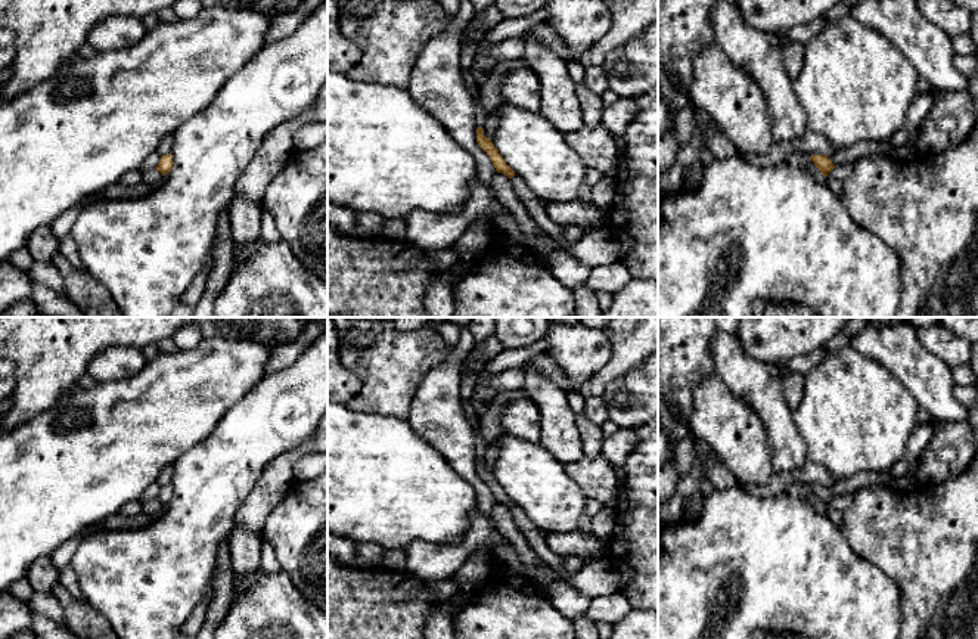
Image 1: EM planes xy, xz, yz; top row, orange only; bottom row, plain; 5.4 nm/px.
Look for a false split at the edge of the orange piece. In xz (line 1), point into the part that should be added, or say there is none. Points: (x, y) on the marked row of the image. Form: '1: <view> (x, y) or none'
1: none

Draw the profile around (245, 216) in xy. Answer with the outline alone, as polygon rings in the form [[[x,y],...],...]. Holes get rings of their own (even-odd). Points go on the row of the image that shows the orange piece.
[[[237,190],[229,204],[229,220],[236,246],[243,246],[261,238],[261,205]]]

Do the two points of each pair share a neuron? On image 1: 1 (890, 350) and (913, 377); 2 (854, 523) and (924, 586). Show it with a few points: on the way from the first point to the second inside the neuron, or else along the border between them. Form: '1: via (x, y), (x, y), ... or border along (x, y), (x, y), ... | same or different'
1: via (896, 356), (910, 371) | same
2: via (872, 534), (906, 568) | same

